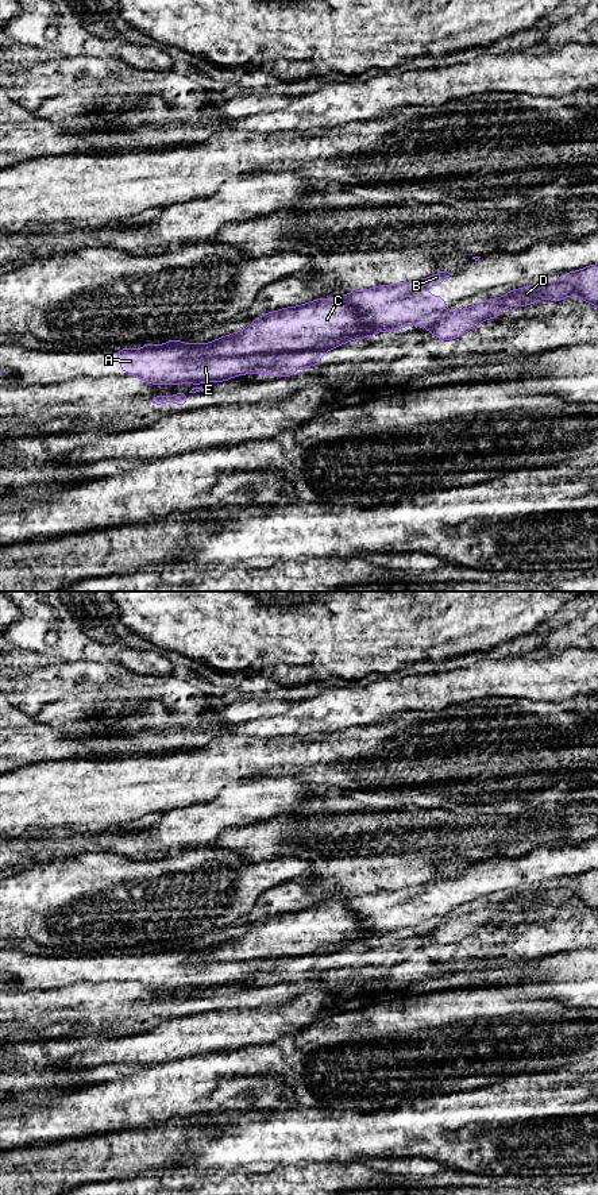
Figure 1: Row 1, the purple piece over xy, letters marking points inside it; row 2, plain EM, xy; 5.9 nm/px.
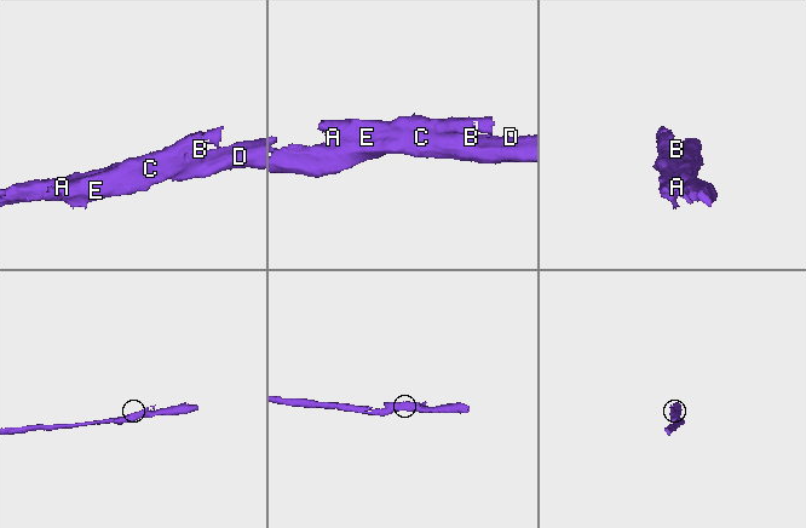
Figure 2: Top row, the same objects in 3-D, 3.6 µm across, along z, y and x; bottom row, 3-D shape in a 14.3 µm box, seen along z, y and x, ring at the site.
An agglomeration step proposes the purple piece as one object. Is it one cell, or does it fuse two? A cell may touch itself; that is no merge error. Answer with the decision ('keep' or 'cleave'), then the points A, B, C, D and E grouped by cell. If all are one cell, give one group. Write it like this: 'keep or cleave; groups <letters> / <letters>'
cleave; groups A B E / C D

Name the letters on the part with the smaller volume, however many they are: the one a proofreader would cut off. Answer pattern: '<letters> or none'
A, B, E

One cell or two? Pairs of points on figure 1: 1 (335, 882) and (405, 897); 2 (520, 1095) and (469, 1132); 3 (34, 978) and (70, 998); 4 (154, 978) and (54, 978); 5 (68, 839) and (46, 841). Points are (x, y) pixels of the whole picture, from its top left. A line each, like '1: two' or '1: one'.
1: two
2: two
3: two
4: one
5: one

